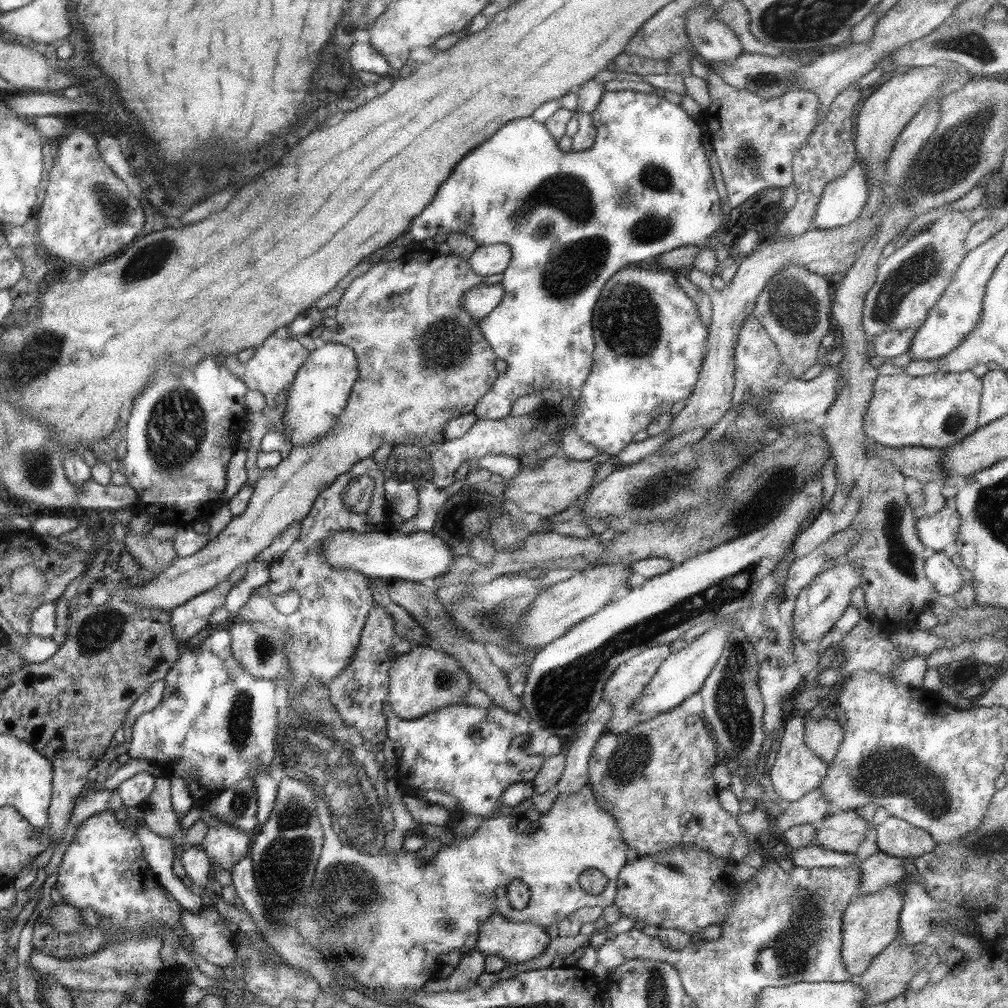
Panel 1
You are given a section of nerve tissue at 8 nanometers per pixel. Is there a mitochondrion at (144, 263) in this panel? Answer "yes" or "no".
yes

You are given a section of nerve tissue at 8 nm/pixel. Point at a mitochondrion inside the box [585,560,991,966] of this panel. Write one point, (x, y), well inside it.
(895, 769)

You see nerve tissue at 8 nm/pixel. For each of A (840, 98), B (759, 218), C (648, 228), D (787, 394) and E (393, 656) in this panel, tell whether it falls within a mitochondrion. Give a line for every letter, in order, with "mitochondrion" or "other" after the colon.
A: other
B: other
C: mitochondrion
D: other
E: other

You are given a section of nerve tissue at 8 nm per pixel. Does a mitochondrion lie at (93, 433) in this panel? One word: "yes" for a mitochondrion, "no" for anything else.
no

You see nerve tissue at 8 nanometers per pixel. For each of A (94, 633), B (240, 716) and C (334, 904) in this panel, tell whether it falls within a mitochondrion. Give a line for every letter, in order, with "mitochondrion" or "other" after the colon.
A: mitochondrion
B: mitochondrion
C: mitochondrion

